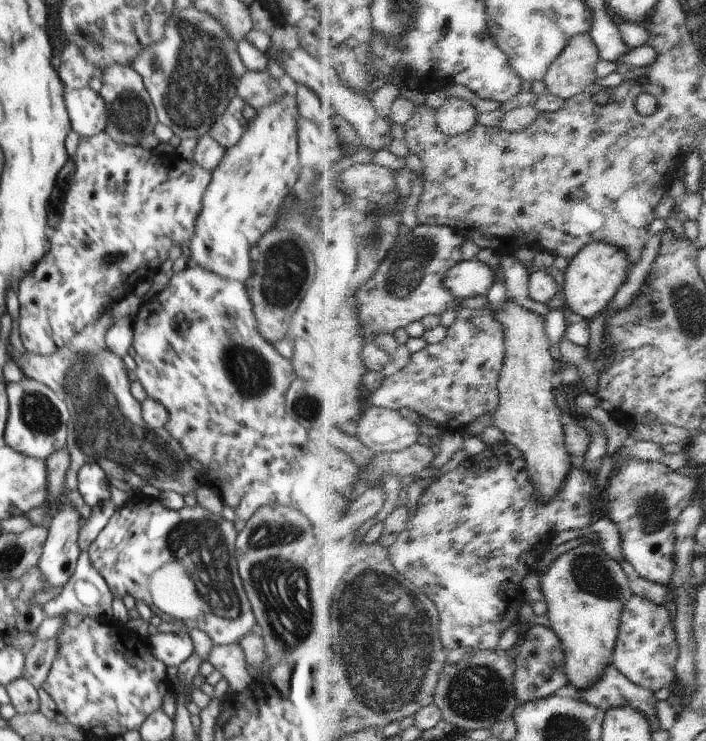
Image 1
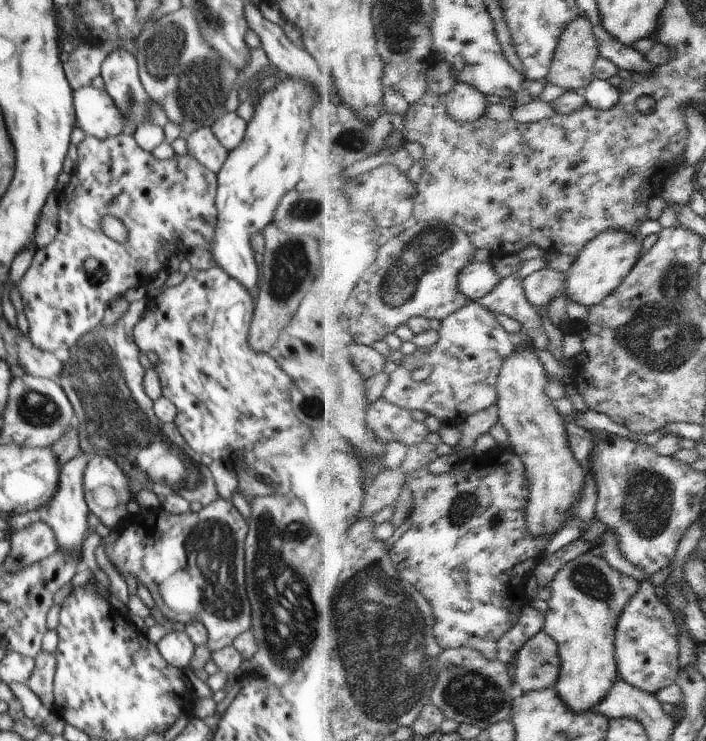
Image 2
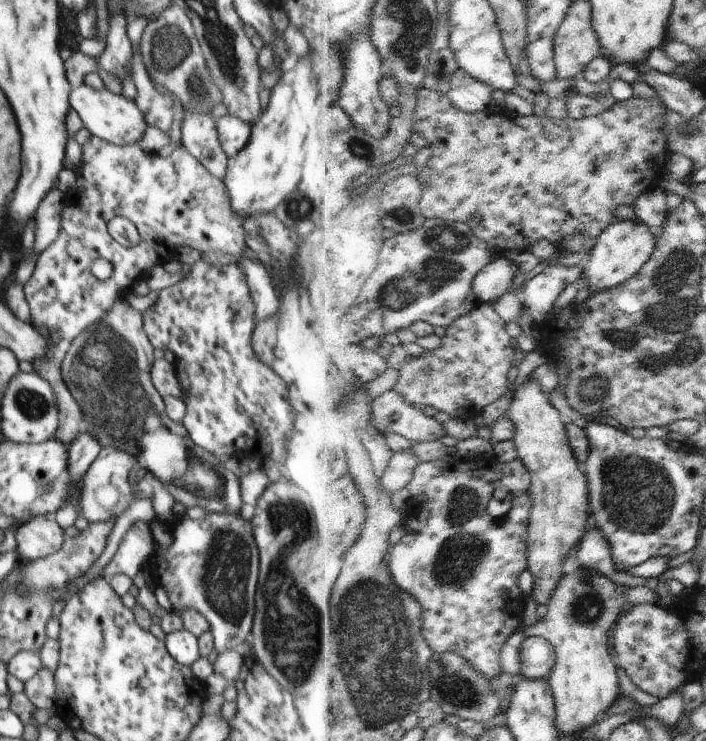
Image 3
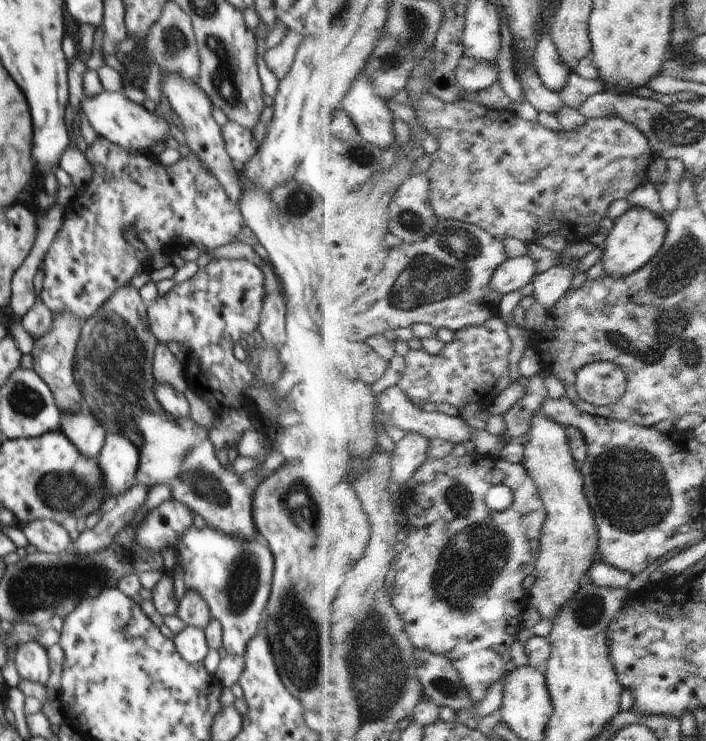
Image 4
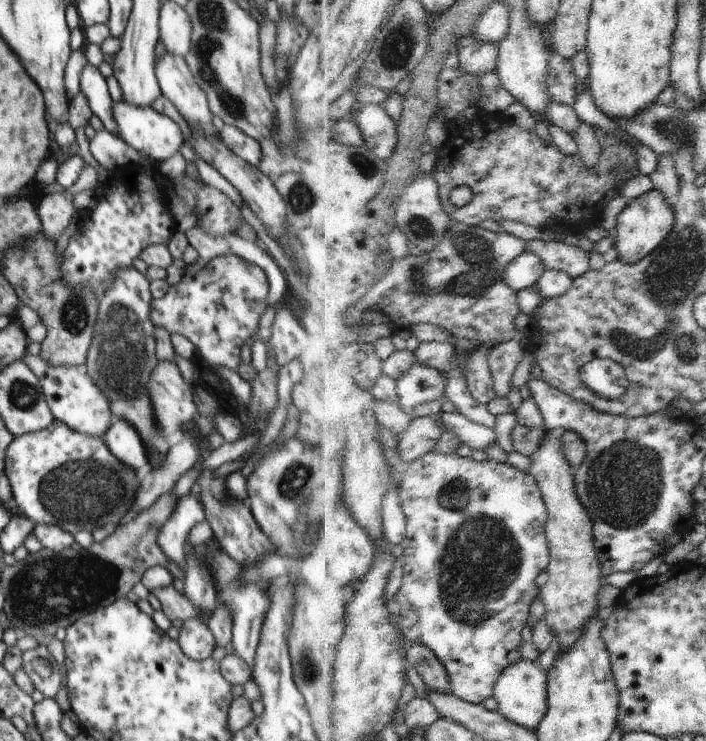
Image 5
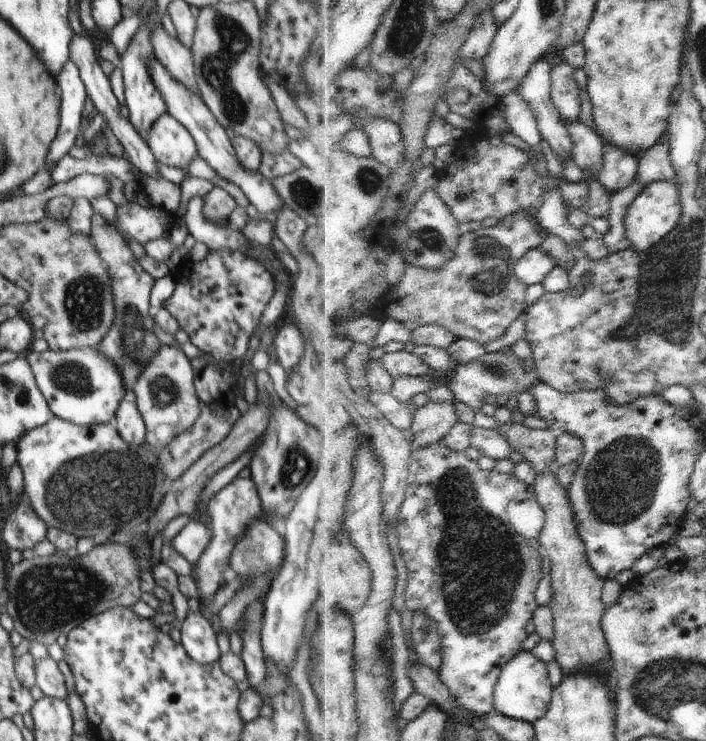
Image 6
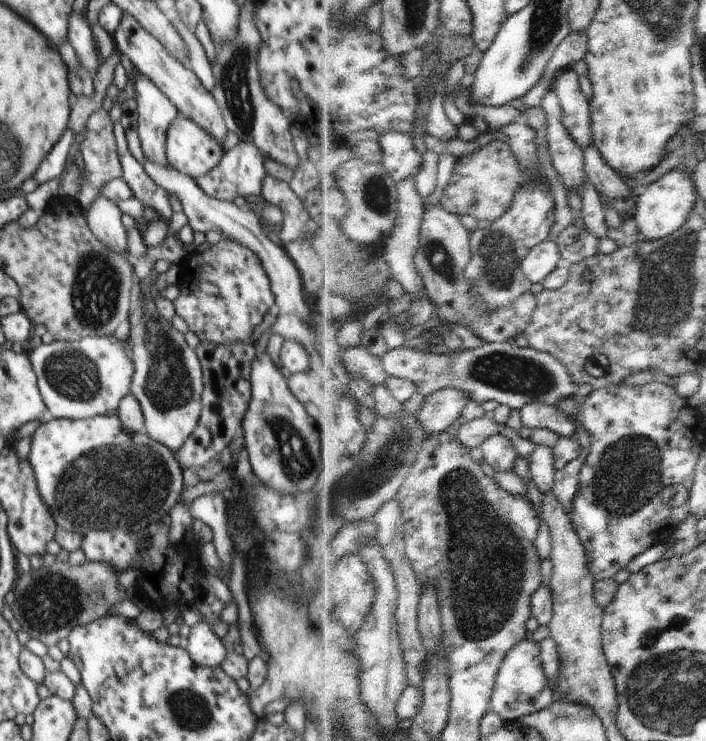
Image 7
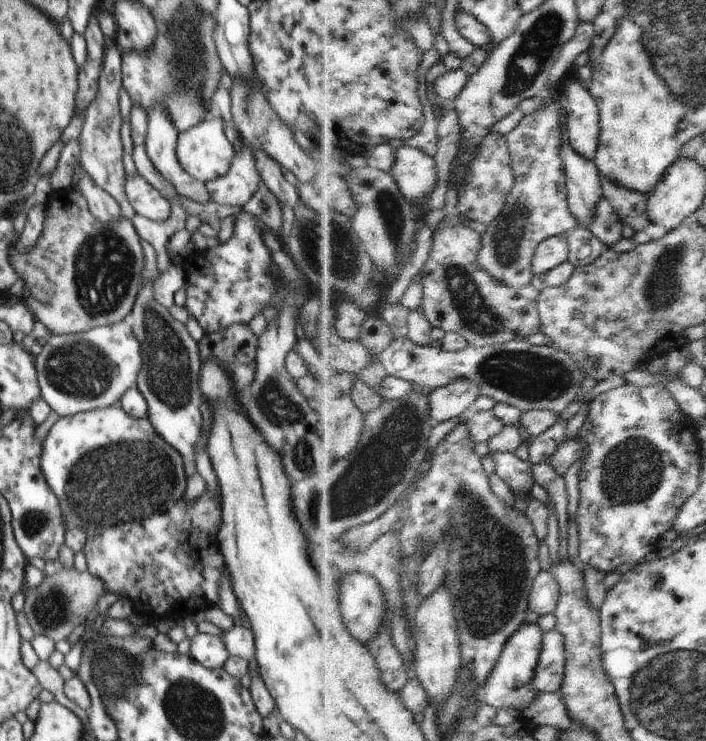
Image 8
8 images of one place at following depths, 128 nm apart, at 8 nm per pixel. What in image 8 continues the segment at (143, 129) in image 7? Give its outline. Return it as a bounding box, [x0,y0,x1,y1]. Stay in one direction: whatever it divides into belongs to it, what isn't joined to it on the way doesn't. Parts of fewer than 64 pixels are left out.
[144,104,211,204]

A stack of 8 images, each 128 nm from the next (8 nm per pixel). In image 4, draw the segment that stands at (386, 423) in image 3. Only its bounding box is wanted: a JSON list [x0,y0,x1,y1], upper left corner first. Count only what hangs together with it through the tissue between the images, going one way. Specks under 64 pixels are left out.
[378,385,475,446]

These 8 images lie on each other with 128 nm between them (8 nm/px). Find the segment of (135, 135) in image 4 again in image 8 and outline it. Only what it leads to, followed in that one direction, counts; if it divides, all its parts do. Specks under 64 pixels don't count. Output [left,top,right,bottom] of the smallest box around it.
[176,114,236,183]

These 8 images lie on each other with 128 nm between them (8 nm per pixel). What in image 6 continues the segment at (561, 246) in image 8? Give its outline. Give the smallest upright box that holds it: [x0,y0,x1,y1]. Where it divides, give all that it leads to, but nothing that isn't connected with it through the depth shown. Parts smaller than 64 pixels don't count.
[517,247,557,285]

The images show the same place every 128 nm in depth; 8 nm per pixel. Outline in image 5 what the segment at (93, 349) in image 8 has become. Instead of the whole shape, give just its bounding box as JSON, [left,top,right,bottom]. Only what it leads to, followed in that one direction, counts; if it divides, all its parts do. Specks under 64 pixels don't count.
[23,352,112,438]

